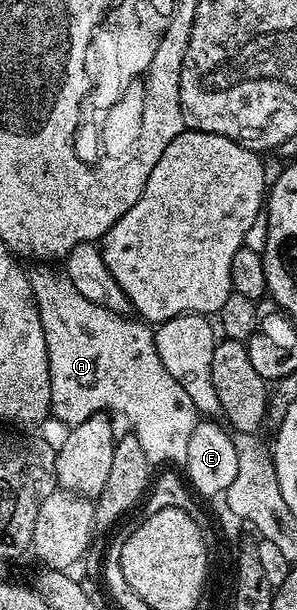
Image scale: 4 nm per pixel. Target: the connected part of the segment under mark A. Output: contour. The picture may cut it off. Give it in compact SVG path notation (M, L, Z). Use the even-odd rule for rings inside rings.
M47 262L36 265L35 269L30 269L29 279L41 326L45 330L51 379L50 415L56 416L66 426L74 426L85 422L85 418L106 410L112 417L120 416L131 427L128 429L137 438L137 442L141 442L141 450L145 450L152 465L159 466L162 460L168 460L171 463L168 465L171 466L186 465L186 451L197 423L197 411L189 395L162 365L155 345L154 331L138 319L129 320L126 315L111 312L83 298L69 277L58 267L55 269L55 266Z

